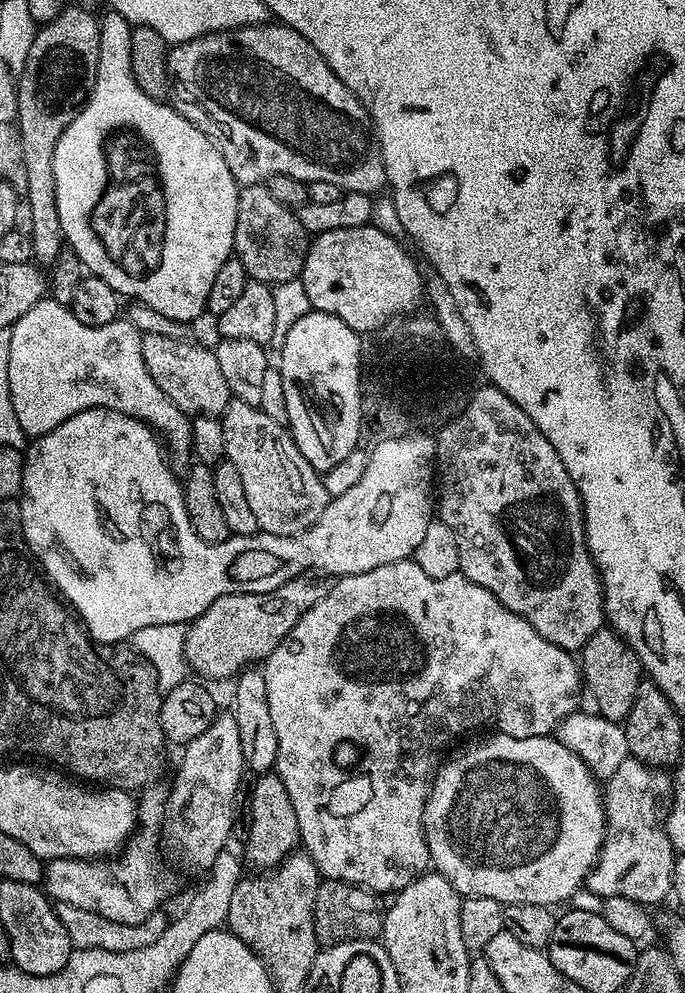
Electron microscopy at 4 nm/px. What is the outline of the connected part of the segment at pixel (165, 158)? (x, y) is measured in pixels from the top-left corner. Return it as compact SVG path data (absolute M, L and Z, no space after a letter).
M108 10L105 16L99 17L100 22L100 49L98 50L98 70L92 92L88 95L87 102L81 108L70 126L58 138L58 146L54 150L54 182L56 183L56 205L58 206L58 222L62 226L62 234L67 247L88 267L91 275L102 278L106 286L110 286L121 297L131 298L133 301L154 306L158 314L166 314L166 318L174 318L185 326L191 325L191 320L196 320L205 315L208 307L208 295L214 277L218 270L222 270L222 262L226 262L233 255L232 243L234 242L234 222L238 214L238 194L241 185L236 183L234 174L230 174L230 166L226 166L226 158L214 146L214 142L198 126L194 126L181 112L176 111L171 103L150 98L138 86L136 75L132 73L132 29L122 14Z

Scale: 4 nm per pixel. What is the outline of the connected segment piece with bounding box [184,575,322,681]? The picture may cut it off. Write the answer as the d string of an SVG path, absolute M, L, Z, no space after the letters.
M307 575L295 576L282 586L258 594L226 594L218 598L198 619L186 628L184 660L197 677L208 680L228 680L240 675L245 668L269 659L272 651L294 630L294 626L317 604L322 595Z

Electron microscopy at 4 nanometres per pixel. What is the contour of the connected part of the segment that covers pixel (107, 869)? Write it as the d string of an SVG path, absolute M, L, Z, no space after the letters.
M152 790L145 791L141 796L144 797L139 797L138 800L138 830L128 837L127 844L115 858L107 862L101 862L96 858L91 860L62 858L47 861L42 888L56 904L78 906L78 910L90 910L90 914L102 914L102 918L110 918L110 922L123 924L140 924L161 907L160 903L168 896L168 884L160 877L160 836L162 840L162 825L166 820L166 800L163 795L155 796Z

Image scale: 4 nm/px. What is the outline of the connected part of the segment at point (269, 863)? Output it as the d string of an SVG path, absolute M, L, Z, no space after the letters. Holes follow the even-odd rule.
M275 771L255 777L252 797L248 800L248 841L244 844L243 859L252 870L275 870L280 864L301 847L298 818L290 803L290 794ZM248 859L248 860L247 860Z

